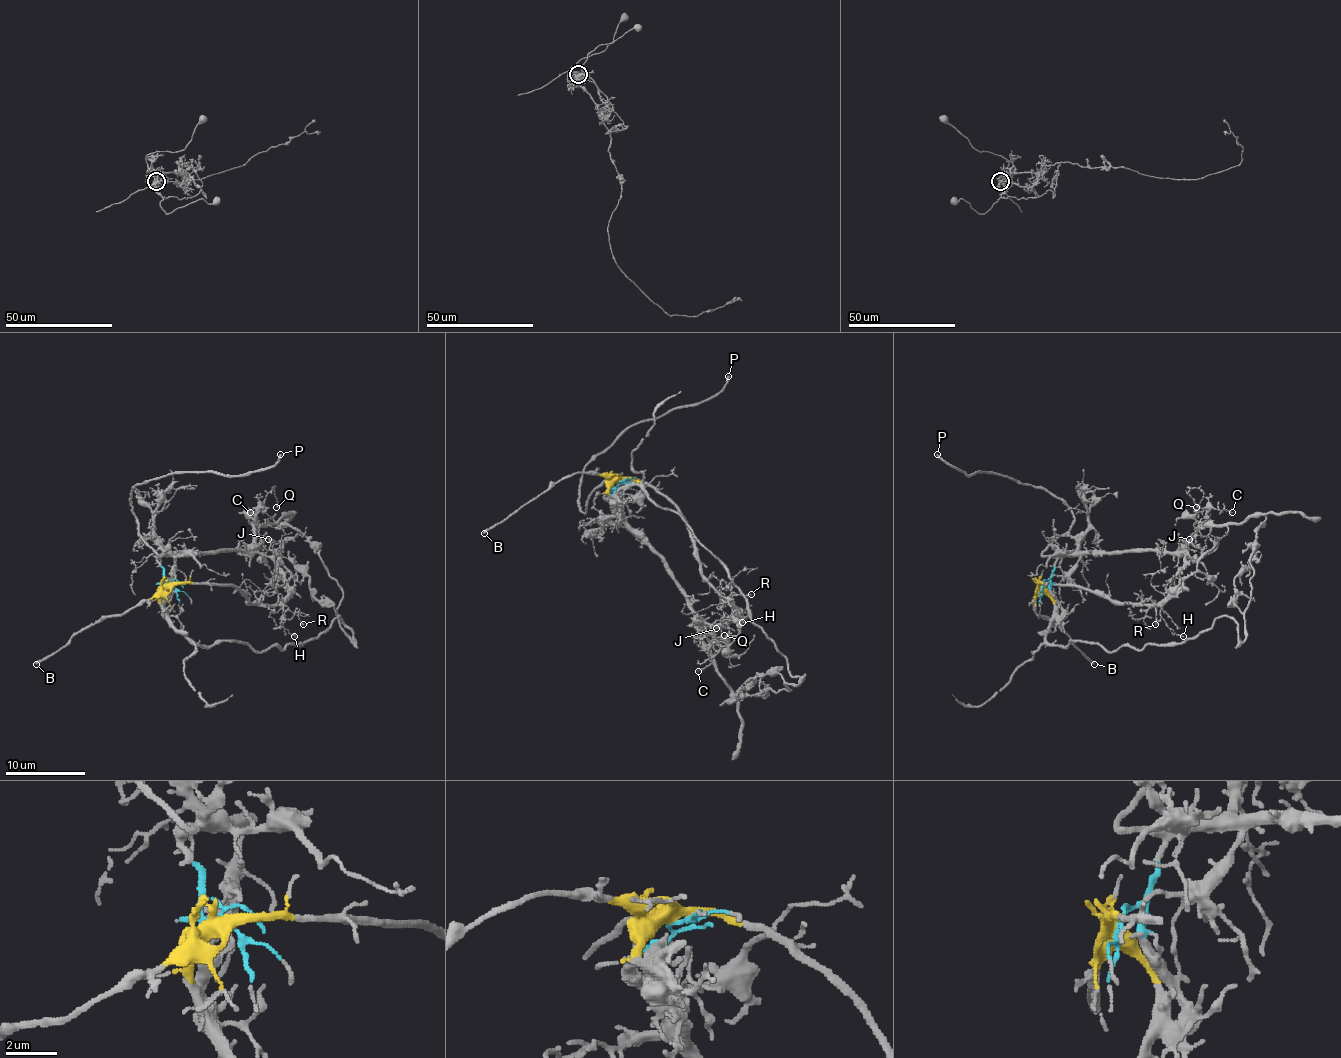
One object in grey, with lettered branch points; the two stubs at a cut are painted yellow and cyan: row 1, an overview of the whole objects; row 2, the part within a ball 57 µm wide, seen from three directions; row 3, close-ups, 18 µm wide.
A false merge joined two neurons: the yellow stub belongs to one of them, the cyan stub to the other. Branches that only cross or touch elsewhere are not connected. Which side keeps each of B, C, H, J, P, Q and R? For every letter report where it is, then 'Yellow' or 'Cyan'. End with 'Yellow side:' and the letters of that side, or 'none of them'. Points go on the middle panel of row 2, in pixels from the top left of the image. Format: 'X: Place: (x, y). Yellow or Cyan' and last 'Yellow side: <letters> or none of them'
B: Place: (484, 533). Yellow
C: Place: (698, 671). Cyan
H: Place: (742, 622). Yellow
J: Place: (716, 628). Cyan
P: Place: (728, 376). Cyan
Q: Place: (724, 635). Cyan
R: Place: (751, 594). Yellow
Yellow side: B, H, R

